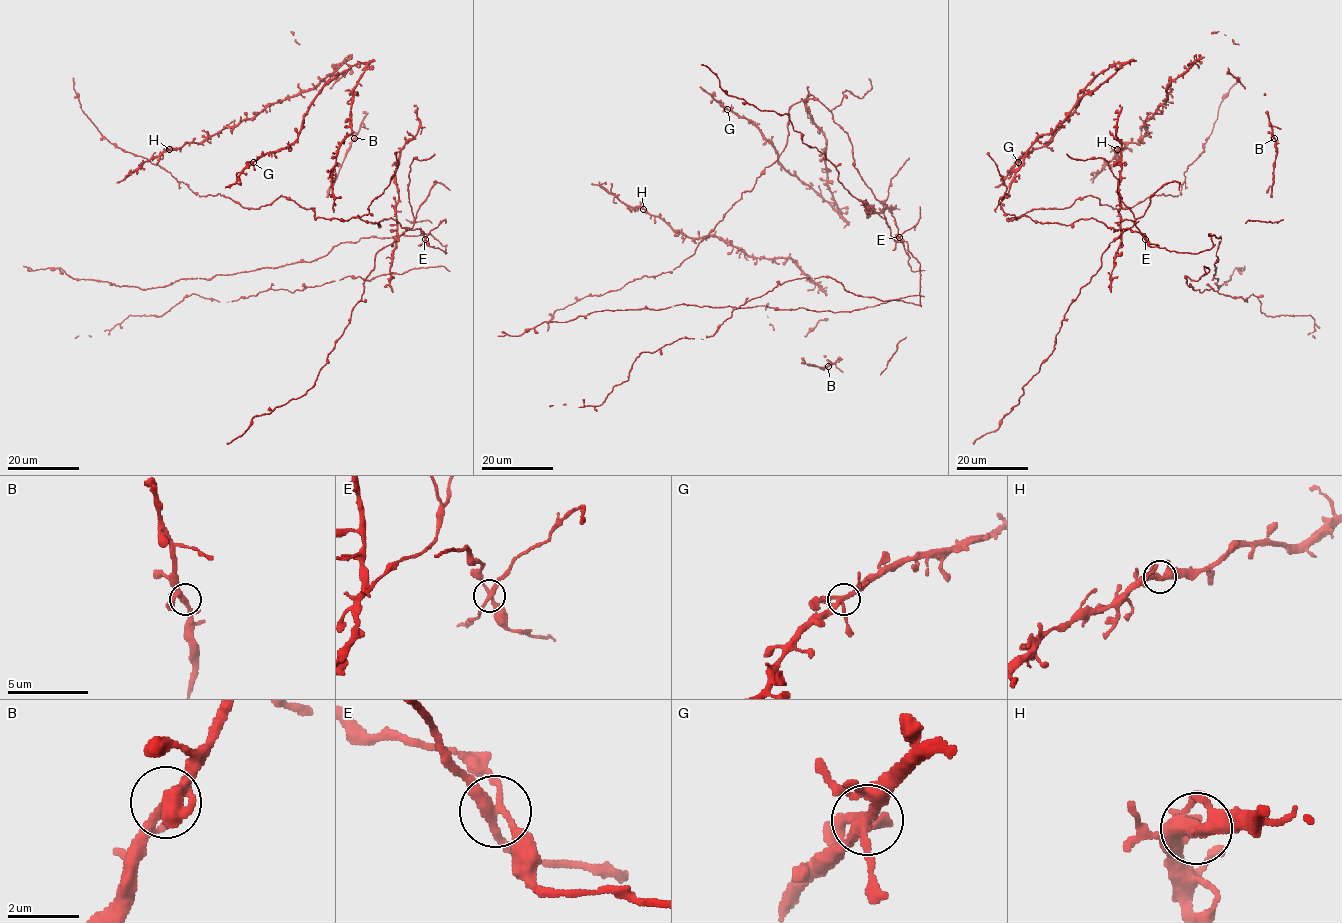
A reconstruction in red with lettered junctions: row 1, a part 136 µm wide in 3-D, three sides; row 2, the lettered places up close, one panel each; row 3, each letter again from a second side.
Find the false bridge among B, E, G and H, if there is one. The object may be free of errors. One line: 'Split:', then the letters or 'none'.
Split: E

